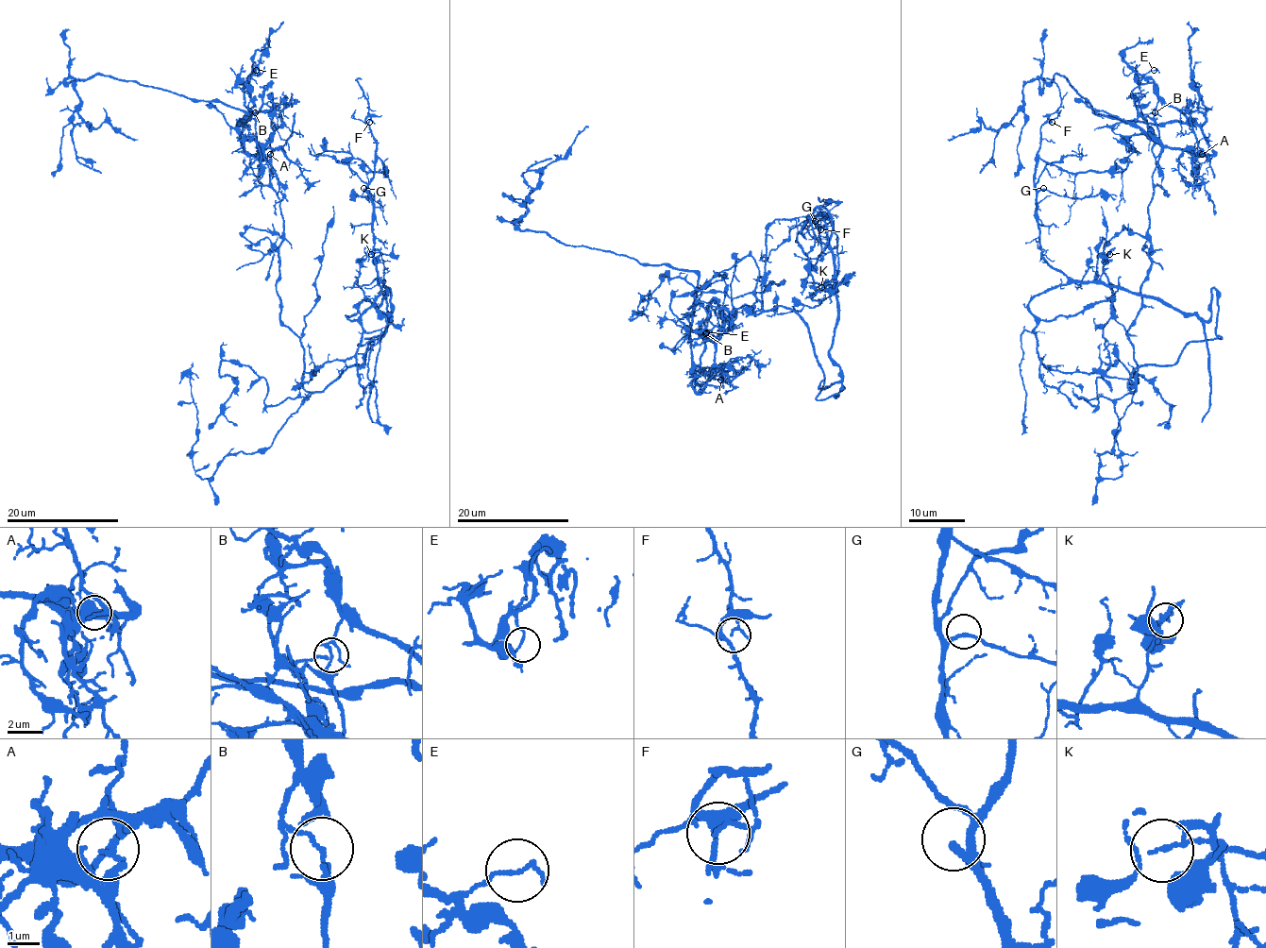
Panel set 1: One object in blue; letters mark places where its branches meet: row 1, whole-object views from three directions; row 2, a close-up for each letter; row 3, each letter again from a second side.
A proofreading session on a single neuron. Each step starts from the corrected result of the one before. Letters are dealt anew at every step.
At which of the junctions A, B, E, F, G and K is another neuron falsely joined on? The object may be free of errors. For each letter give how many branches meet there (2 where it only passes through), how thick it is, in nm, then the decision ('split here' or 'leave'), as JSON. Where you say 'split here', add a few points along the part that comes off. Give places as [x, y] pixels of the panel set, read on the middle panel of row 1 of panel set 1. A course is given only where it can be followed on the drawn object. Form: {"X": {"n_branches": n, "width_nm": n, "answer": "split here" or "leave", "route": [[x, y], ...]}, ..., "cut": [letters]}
{"A": {"n_branches": 2, "width_nm": 170, "answer": "leave"}, "B": {"n_branches": 2, "width_nm": 120, "answer": "split here", "route": [[705, 333], [697, 364], [694, 272], [517, 227], [539, 177], [588, 126]]}, "E": {"n_branches": 2, "width_nm": 120, "answer": "leave"}, "F": {"n_branches": 2, "width_nm": 100, "answer": "leave"}, "G": {"n_branches": 2, "width_nm": 180, "answer": "leave"}, "K": {"n_branches": 2, "width_nm": 120, "answer": "leave"}, "cut": ["B"]}

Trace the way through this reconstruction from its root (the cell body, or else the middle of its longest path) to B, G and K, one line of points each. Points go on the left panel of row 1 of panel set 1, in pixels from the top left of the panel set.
B: (279, 268), (283, 217), (279, 197), (271, 184), (262, 145), (256, 136), (254, 112)
G: (279, 268), (280, 321), (303, 347), (308, 381), (355, 353), (361, 315), (380, 293), (363, 188)
K: (279, 268), (280, 321), (303, 347), (308, 381), (357, 350), (383, 280), (381, 257), (371, 254)

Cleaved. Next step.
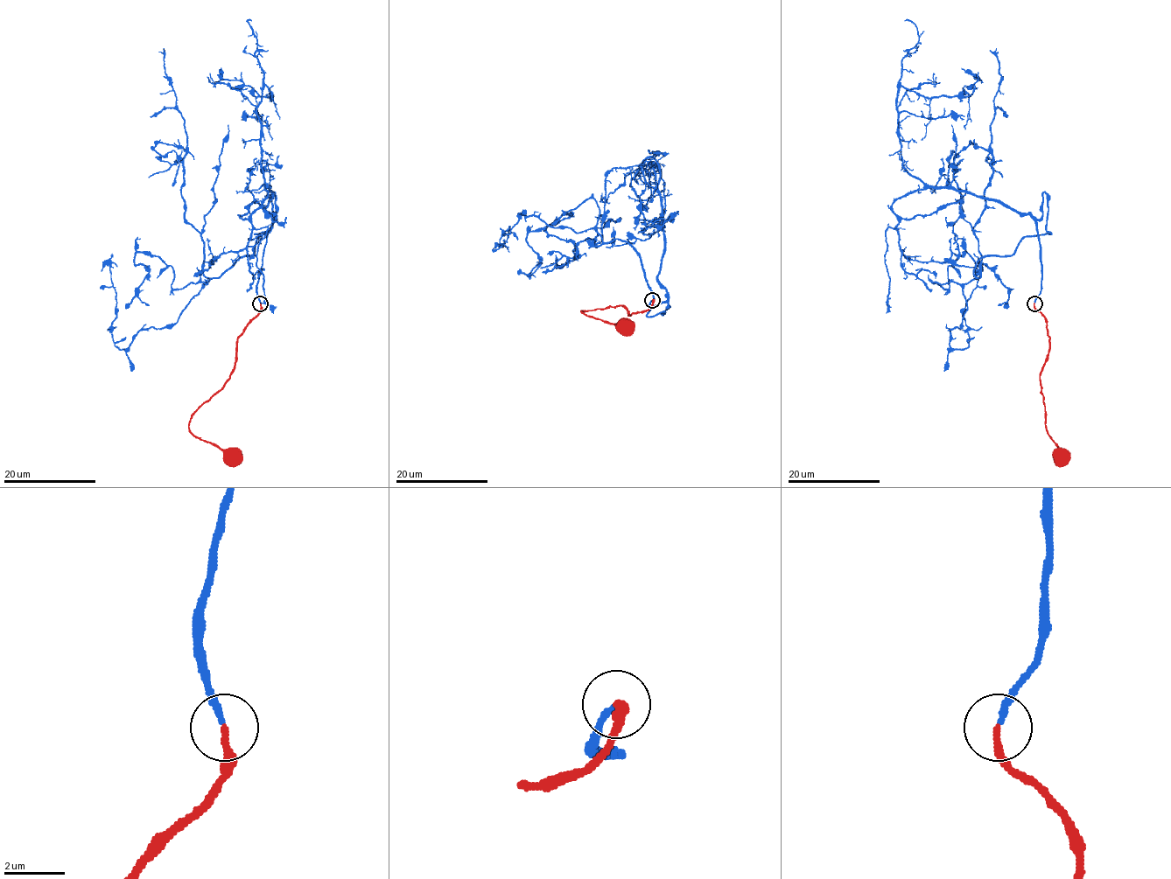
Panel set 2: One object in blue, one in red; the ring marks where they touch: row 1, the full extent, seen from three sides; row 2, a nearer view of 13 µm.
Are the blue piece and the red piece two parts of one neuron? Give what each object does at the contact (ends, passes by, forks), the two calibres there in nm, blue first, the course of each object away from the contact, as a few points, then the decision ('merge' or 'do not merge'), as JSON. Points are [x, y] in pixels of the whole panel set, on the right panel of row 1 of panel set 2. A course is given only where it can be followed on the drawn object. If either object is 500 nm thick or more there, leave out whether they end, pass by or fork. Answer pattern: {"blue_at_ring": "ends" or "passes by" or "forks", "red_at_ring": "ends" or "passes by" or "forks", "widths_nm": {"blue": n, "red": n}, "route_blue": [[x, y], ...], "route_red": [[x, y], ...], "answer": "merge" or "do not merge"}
{"blue_at_ring": "ends", "red_at_ring": "ends", "widths_nm": {"blue": 180, "red": 200}, "route_blue": [[1034, 303], [1046, 194], [1050, 233], [985, 255], [977, 277], [991, 154], [953, 150], [946, 186]], "route_red": [[1034, 303], [1034, 307], [1045, 319], [1049, 338], [1047, 360], [1041, 379], [1046, 427], [1057, 446], [1057, 456]], "answer": "merge"}

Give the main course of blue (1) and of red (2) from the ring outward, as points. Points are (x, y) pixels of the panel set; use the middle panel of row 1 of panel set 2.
1: (652, 300), (665, 314), (648, 316), (653, 293), (627, 242), (585, 239), (576, 258), (546, 229), (564, 212)
2: (652, 300), (652, 304), (645, 310), (630, 315), (622, 306), (580, 311), (611, 323), (623, 323)

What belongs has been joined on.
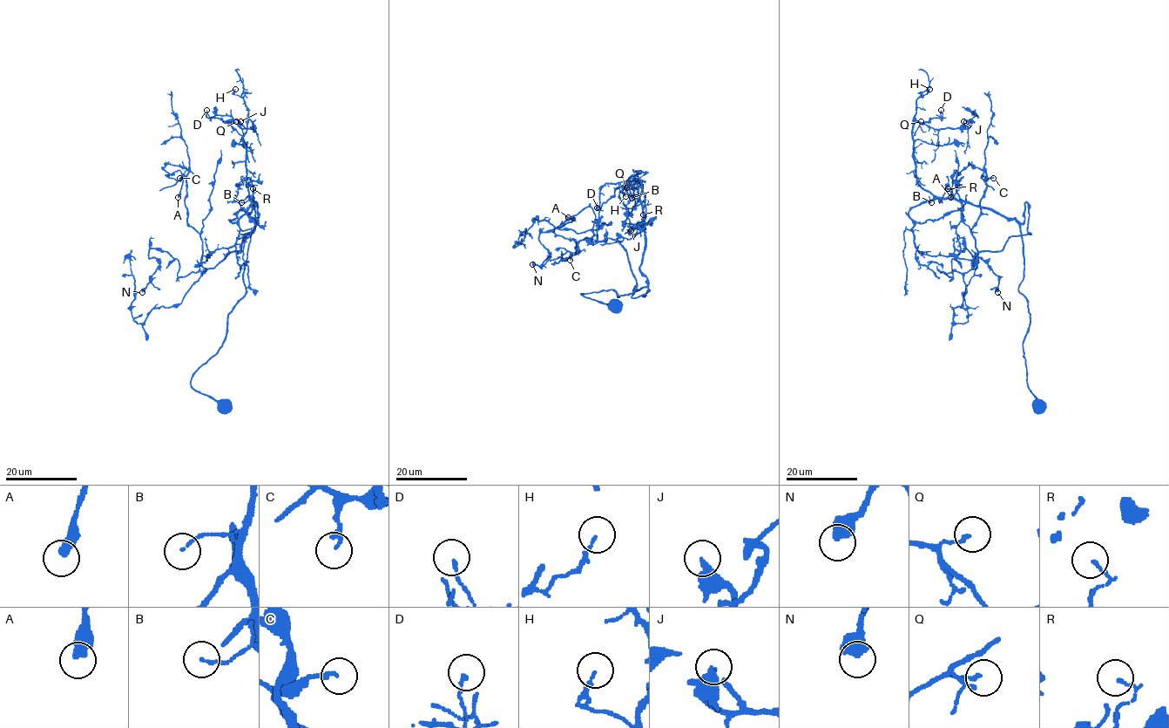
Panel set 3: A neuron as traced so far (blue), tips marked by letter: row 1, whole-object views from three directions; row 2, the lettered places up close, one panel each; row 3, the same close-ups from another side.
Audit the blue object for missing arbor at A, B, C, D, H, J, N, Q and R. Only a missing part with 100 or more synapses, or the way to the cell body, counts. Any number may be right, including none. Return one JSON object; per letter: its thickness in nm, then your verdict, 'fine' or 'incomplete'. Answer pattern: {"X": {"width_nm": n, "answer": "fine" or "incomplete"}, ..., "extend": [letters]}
{"A": {"width_nm": 400, "answer": "fine"}, "B": {"width_nm": 100, "answer": "fine"}, "C": {"width_nm": 150, "answer": "fine"}, "D": {"width_nm": 110, "answer": "fine"}, "H": {"width_nm": 110, "answer": "fine"}, "J": {"width_nm": 280, "answer": "fine"}, "N": {"width_nm": 600, "answer": "fine"}, "Q": {"width_nm": 120, "answer": "fine"}, "R": {"width_nm": 80, "answer": "fine"}, "extend": []}

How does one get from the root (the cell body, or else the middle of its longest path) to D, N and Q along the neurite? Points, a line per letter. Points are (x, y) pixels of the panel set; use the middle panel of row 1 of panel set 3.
D: (613, 303), (580, 293), (612, 289), (619, 296), (647, 284), (637, 180), (597, 207)
N: (613, 303), (580, 293), (647, 288), (631, 296), (627, 251), (598, 240), (591, 207), (542, 232), (532, 264)
Q: (613, 303), (580, 293), (612, 289), (619, 296), (647, 284), (640, 269), (642, 201), (636, 180), (626, 187)

